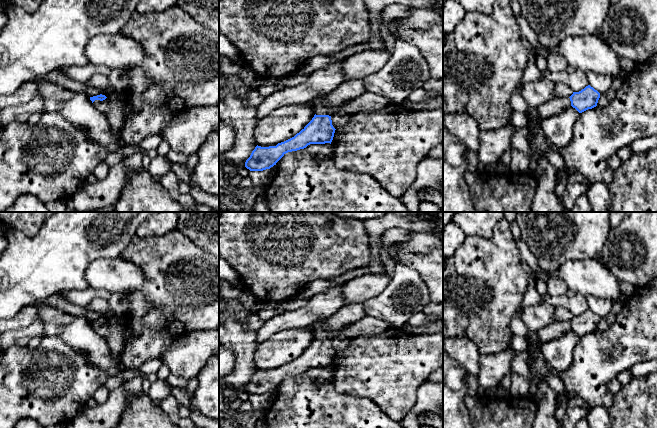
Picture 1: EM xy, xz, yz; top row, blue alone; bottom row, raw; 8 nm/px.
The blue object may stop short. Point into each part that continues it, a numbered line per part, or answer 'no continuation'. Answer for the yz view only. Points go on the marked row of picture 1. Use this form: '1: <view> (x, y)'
1: yz (556, 105)

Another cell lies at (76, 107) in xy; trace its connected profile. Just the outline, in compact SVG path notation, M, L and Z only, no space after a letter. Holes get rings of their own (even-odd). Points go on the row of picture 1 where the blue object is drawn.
M46 80L36 81L36 85L38 96L44 101L45 112L56 112L62 115L67 122L84 130L91 140L104 145L109 153L117 153L122 149L124 143L120 138L114 136L107 122L106 115L94 106L90 97L85 93L73 92Z

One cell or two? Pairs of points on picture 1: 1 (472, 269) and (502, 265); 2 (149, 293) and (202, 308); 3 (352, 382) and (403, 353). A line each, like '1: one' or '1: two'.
1: one
2: one
3: one

